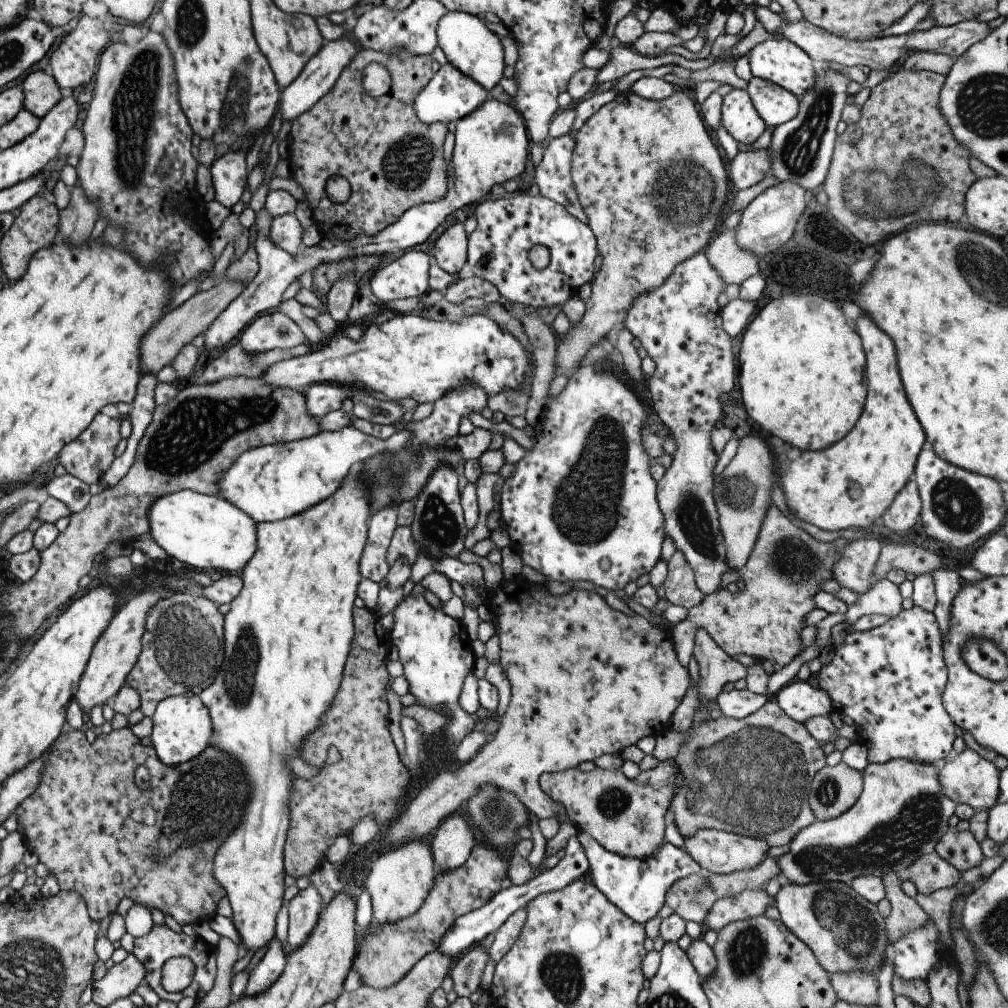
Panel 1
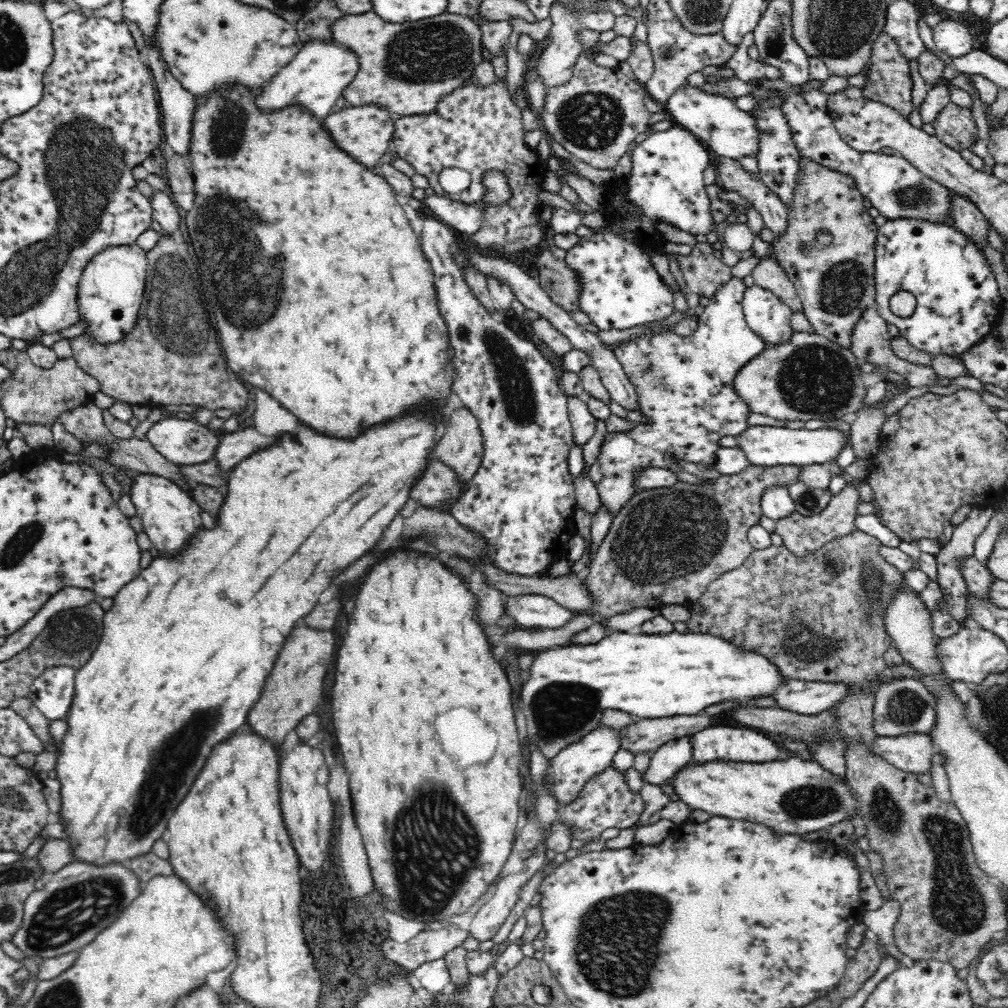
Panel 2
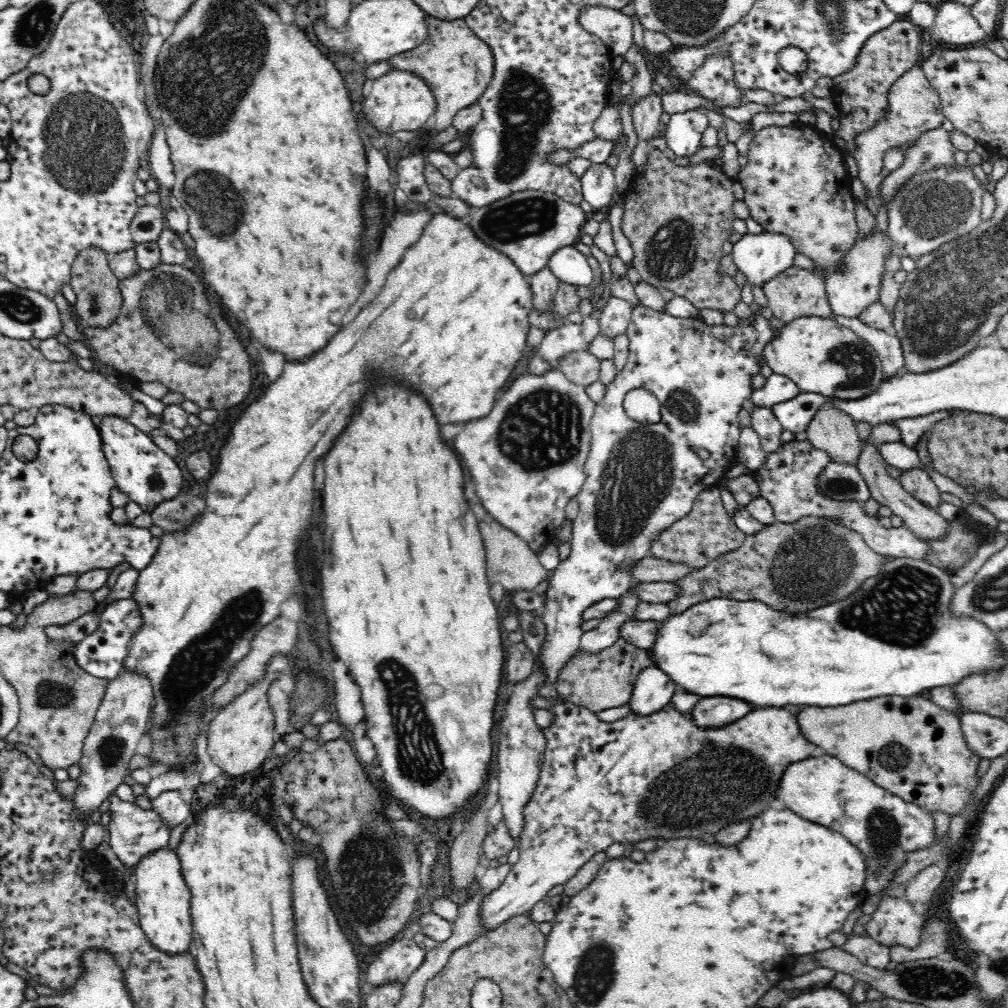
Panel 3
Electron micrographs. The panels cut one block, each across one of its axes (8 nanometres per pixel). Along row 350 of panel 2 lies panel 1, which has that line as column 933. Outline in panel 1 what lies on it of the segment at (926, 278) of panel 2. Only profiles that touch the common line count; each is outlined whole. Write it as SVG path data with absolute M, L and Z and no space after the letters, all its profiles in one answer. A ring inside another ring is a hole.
M931 920L921 930L907 932L903 938L893 942L893 972L905 982L925 980L927 974L937 968L939 934Z

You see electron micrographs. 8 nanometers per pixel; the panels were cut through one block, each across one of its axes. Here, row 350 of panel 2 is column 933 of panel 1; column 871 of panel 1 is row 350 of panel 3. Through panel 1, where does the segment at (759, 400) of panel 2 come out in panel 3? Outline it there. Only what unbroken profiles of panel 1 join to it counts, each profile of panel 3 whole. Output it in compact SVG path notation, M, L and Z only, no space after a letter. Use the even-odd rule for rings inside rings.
M808 316L792 320L764 348L764 360L772 374L788 378L798 386L800 394L822 394L832 400L862 400L888 380L874 346L832 318Z

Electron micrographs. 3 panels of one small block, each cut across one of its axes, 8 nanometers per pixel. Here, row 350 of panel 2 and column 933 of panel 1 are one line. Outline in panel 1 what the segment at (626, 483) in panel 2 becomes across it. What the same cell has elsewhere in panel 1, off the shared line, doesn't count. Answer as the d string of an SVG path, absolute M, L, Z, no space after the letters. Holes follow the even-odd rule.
M911 608L911 610L901 610L895 618L887 620L883 626L867 630L867 632L857 632L857 630L847 630L847 636L843 638L841 646L833 646L833 658L829 664L821 666L821 670L815 674L815 688L827 692L827 696L831 698L833 708L841 714L841 716L849 716L855 722L855 728L859 730L859 744L863 744L867 748L867 760L869 764L887 764L891 760L915 760L915 762L923 762L923 764L941 764L945 762L951 754L953 754L953 740L955 740L955 724L949 718L949 714L943 708L943 692L945 692L945 684L947 684L947 666L943 660L943 650L941 650L941 632L939 632L939 624L935 620L933 614L921 610L921 608Z

